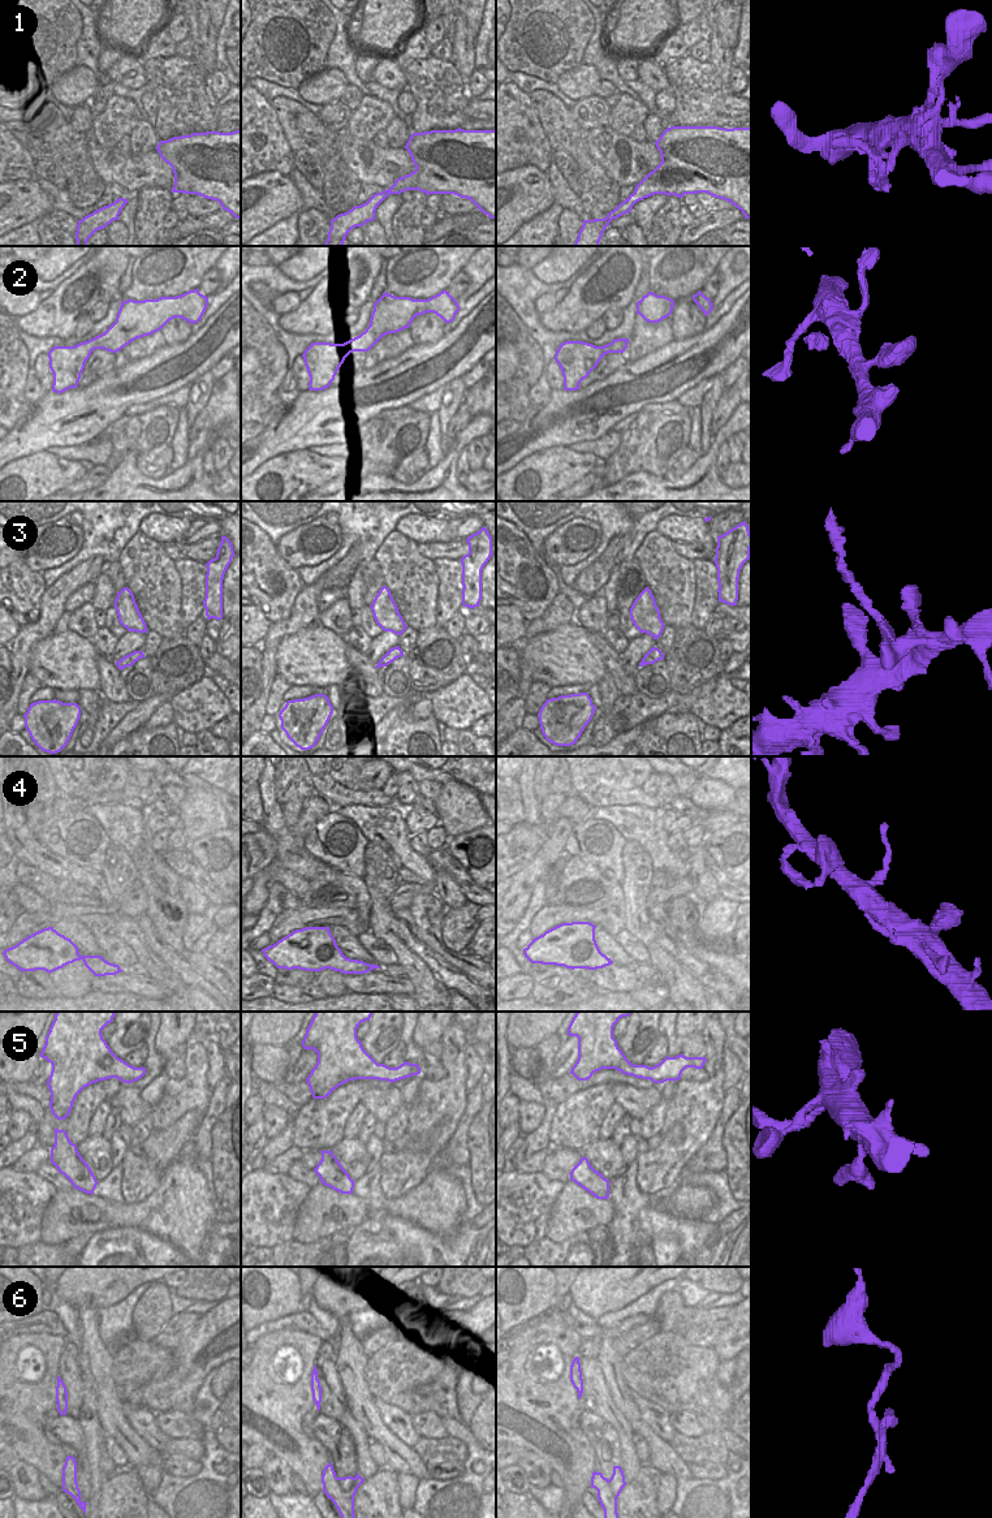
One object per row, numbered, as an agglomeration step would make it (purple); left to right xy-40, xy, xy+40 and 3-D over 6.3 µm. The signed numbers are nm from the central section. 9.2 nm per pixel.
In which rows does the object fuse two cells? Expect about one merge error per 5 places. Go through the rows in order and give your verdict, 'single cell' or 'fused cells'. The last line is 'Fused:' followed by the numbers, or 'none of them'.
1: single cell
2: single cell
3: fused cells
4: single cell
5: single cell
6: single cell
Fused: 3

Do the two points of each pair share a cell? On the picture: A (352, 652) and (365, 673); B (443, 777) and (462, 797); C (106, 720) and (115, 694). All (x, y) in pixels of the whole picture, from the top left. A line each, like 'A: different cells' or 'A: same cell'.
A: same cell
B: different cells
C: different cells

